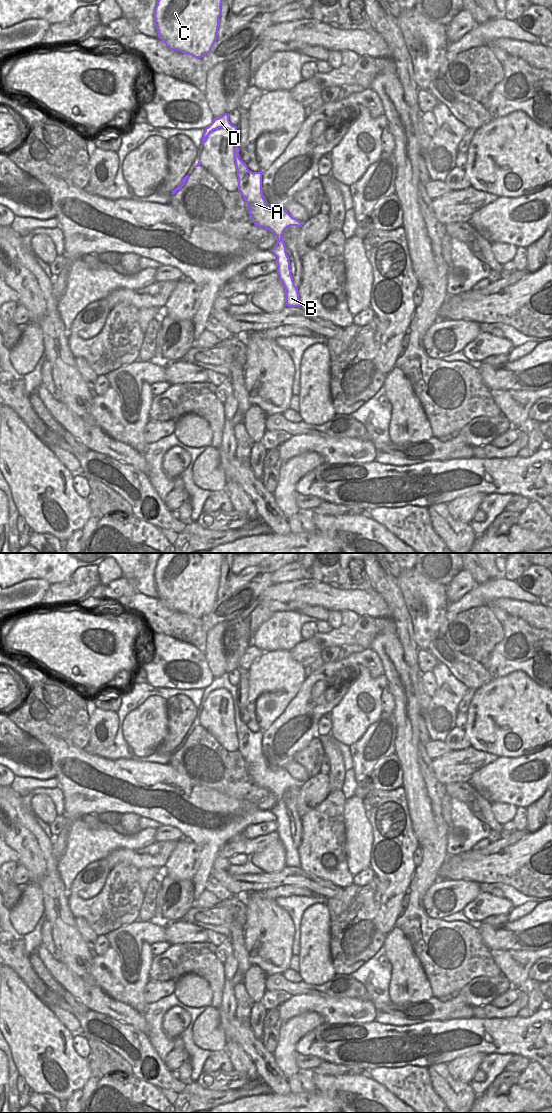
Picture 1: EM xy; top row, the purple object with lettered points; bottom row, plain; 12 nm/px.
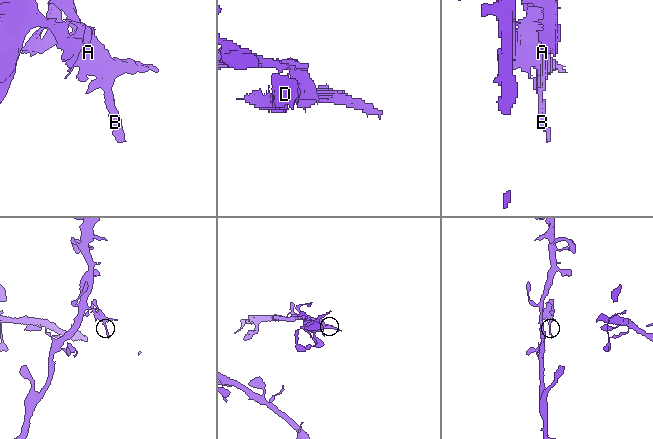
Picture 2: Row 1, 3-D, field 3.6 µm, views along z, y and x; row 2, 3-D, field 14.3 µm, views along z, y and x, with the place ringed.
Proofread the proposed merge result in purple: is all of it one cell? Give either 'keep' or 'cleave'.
keep

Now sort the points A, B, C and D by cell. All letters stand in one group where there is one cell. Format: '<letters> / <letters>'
A B C D

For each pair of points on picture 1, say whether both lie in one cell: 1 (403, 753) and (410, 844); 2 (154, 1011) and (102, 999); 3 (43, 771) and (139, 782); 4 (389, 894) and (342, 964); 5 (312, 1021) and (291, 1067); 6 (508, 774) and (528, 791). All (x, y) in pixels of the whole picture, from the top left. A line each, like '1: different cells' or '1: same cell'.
1: different cells
2: different cells
3: different cells
4: different cells
5: same cell
6: same cell

